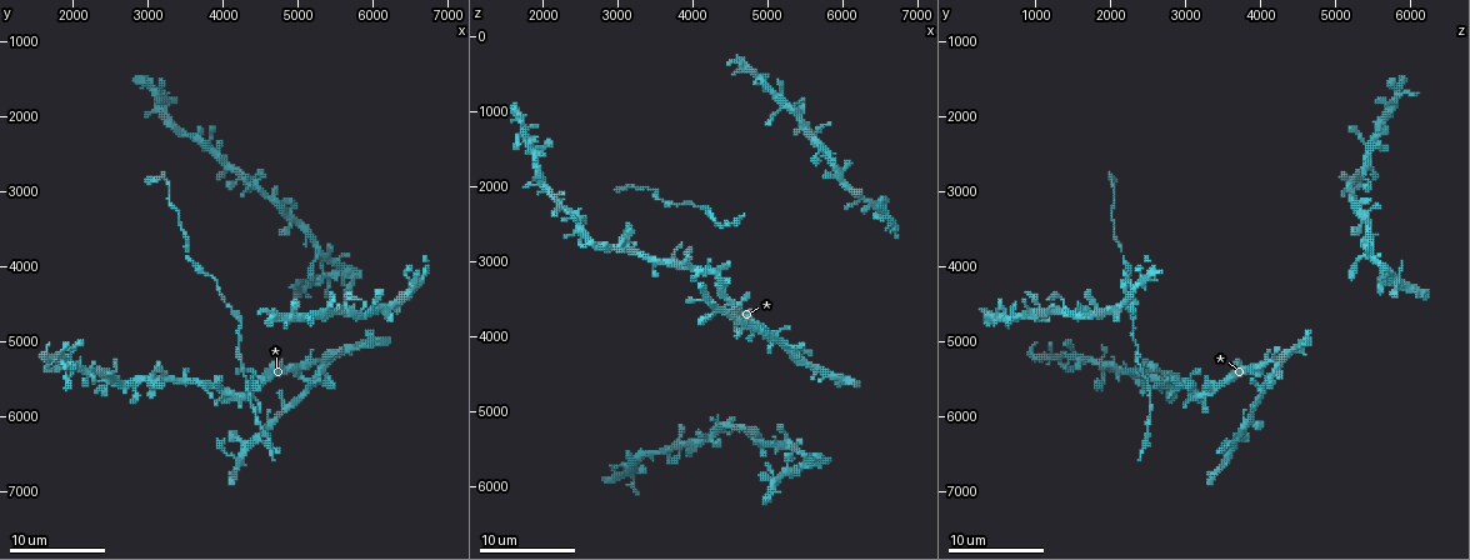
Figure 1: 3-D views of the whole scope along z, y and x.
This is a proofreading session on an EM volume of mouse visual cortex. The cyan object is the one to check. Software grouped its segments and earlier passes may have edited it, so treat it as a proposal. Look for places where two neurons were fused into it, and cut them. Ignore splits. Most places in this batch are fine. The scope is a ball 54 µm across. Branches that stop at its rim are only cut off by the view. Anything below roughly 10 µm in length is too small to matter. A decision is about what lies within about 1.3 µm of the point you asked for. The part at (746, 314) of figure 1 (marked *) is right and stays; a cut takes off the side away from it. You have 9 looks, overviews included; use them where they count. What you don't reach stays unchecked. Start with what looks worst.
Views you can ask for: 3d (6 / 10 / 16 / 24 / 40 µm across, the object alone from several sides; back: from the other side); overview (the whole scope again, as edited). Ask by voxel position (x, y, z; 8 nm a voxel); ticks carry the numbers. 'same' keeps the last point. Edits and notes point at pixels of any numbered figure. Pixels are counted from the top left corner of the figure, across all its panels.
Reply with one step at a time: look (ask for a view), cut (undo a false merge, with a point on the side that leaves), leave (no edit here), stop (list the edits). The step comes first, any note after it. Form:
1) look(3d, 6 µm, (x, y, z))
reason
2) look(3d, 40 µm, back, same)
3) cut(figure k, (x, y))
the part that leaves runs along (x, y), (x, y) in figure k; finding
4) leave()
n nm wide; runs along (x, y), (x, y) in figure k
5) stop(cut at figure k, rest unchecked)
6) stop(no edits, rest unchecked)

look(3d, 10 µm, (5350, 5400, 4200))
three arms meet

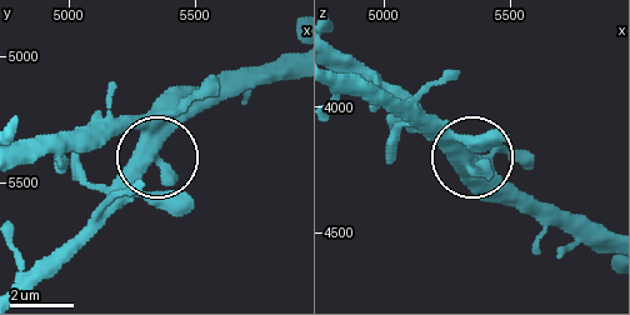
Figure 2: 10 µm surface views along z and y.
look(3d, 6 µm, (5330, 5360, 4230))

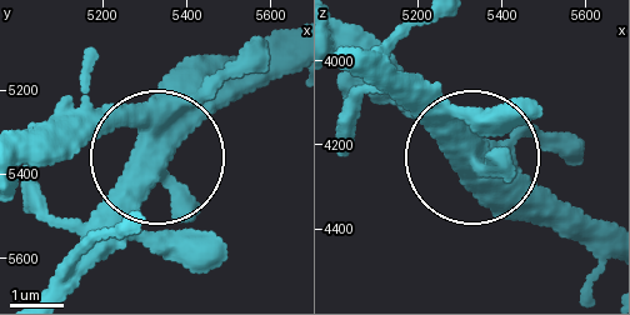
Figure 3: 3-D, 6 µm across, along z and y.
leave()
3 arms; one neuron here

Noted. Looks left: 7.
look(3d, 16 µm, (4400, 5850, 2550))
narrows sharply

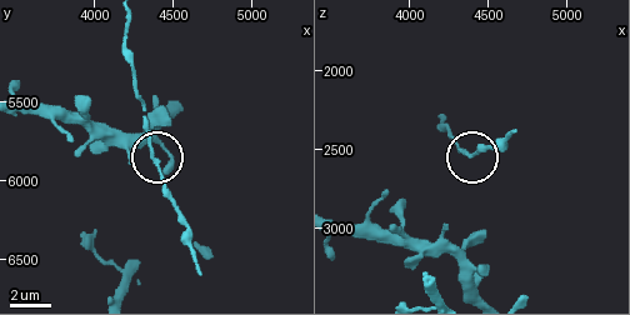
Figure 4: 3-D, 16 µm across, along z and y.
look(3d, 6 µm, (4380, 5860, 2560))

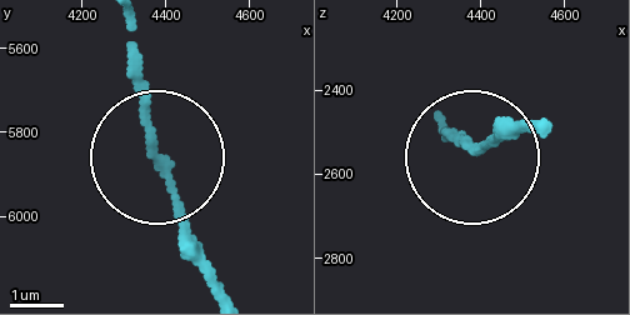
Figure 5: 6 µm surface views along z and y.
leave()
continuous, no second neuron

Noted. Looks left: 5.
look(3d, 10 µm, (4200, 5800, 3100))

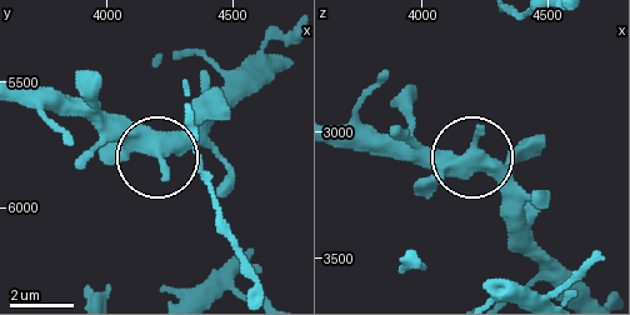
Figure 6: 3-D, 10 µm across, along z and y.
look(3d, 10 µm, back, (4190, 5770, 3090))
from behind

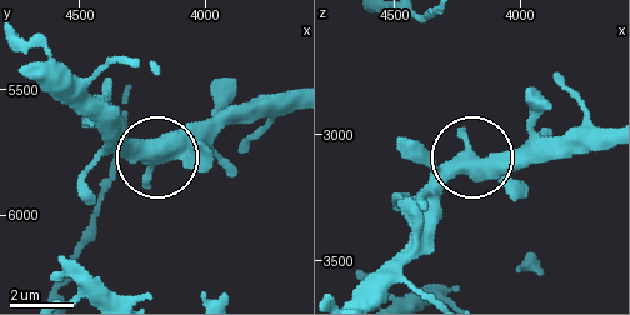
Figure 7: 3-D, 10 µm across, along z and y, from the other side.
leave()
side arm 33 µm; continuous, no second neuron

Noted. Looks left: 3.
look(3d, 10 µm, (3800, 4100, 2200))
calibre changes

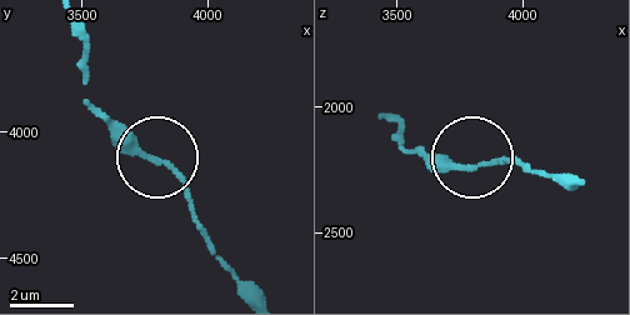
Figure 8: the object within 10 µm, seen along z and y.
look(3d, 10 µm, back, (3790, 4110, 2240))

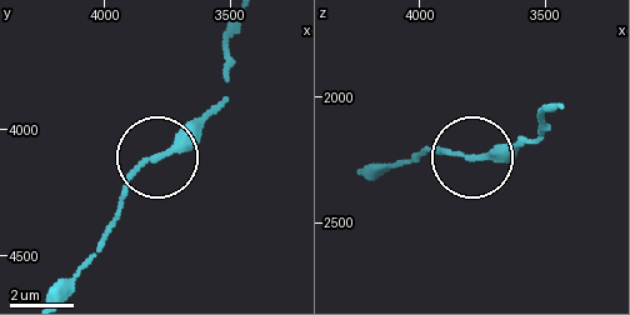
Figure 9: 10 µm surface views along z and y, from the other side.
leave()
210 nm wide; continuous, no second neuron

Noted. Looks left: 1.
stop(no edits, rest unchecked)

